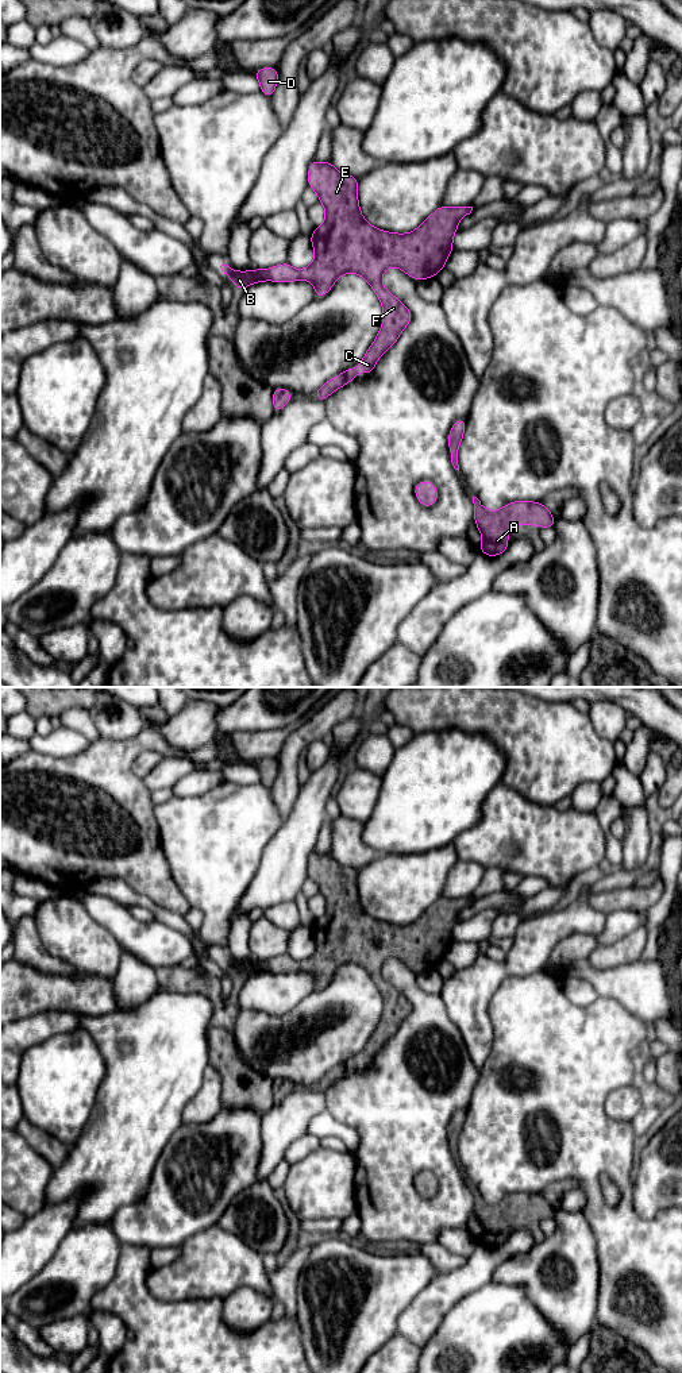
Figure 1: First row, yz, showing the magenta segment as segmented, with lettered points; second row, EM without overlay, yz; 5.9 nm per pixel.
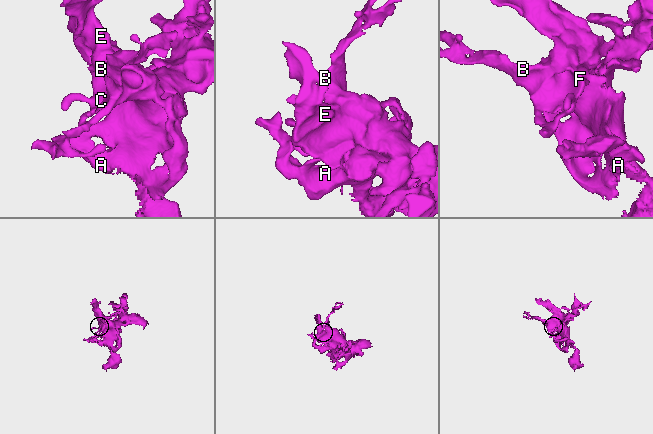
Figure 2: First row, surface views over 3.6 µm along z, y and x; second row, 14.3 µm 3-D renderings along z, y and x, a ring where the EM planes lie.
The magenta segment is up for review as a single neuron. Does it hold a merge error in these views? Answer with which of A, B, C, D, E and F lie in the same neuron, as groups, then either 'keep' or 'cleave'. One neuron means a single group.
A B C D E F; keep

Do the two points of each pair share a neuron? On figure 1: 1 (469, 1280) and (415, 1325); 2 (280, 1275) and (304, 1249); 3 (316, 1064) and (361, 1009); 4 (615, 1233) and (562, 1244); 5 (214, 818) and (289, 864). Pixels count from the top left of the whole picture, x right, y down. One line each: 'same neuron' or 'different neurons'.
1: same neuron
2: same neuron
3: same neuron
4: different neurons
5: different neurons

